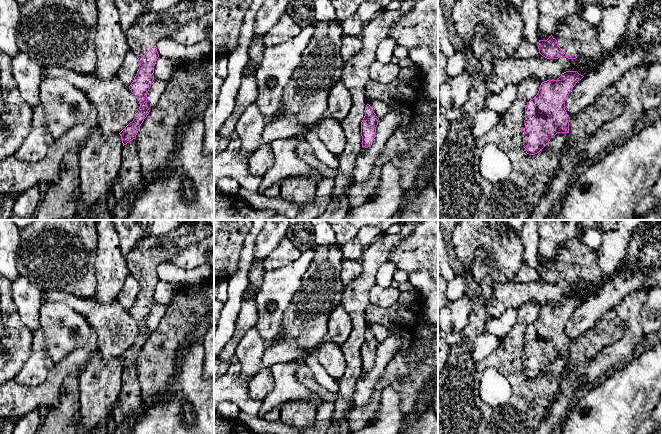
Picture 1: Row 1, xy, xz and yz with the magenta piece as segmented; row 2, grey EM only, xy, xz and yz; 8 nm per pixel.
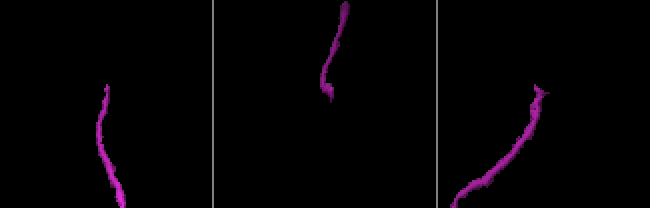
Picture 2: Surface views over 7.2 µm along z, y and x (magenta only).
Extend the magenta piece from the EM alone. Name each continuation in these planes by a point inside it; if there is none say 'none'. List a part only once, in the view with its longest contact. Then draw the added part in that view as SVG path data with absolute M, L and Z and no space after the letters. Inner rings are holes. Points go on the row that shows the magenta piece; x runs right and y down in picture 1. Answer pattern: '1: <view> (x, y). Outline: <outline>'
1: yz (576, 36). Outline: M581 13L568 16L553 38L566 56L575 55L582 63L603 62L612 53L600 45L596 26L589 24Z

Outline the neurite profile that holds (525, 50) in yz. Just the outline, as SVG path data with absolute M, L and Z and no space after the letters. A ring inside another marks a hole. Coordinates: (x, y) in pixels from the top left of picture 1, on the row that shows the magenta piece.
M477 26L475 30L475 36L472 41L472 57L478 62L481 61L484 54L490 49L495 58L507 59L507 58L521 58L530 59L536 58L540 55L538 46L530 43L526 39L522 39L517 48L511 53L507 54L497 44L491 45L489 41L485 41L481 38L483 28Z

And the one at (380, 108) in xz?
M376 99L369 100L368 104L372 107L374 113L379 119L383 118L389 110L389 107L384 102Z

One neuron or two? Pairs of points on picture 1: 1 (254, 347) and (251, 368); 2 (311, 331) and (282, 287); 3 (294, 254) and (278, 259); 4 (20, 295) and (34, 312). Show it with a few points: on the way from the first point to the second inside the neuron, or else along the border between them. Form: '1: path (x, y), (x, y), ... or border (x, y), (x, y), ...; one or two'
1: path (251, 352), (251, 363); one
2: border (302, 280), (299, 289), (285, 312), (282, 323); two
3: path (290, 254), (282, 256); one
4: path (24, 299), (30, 308); one

